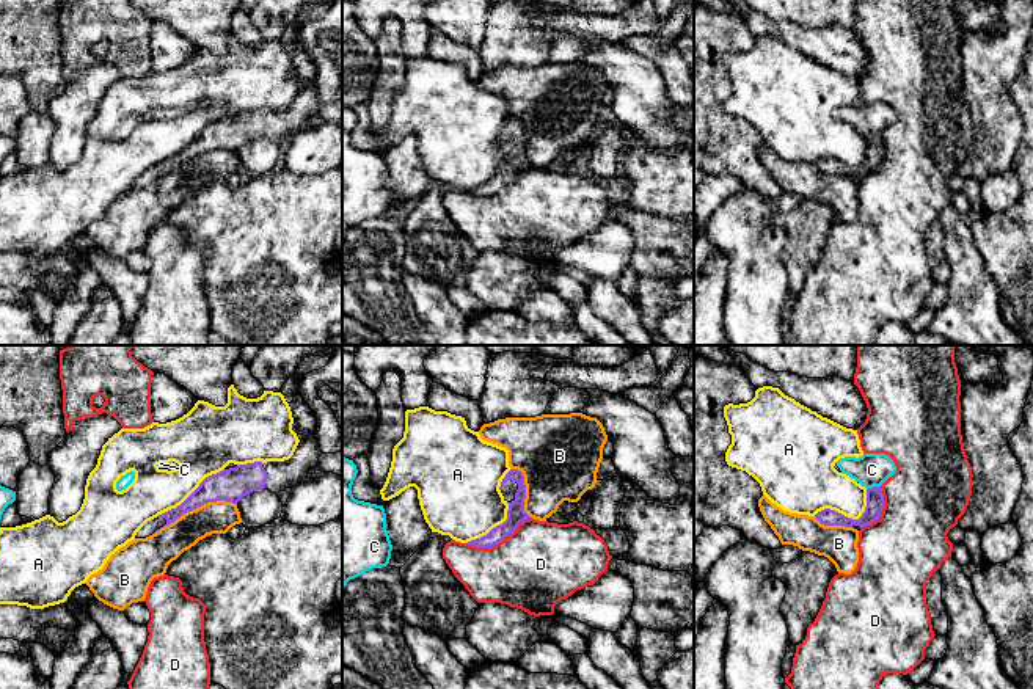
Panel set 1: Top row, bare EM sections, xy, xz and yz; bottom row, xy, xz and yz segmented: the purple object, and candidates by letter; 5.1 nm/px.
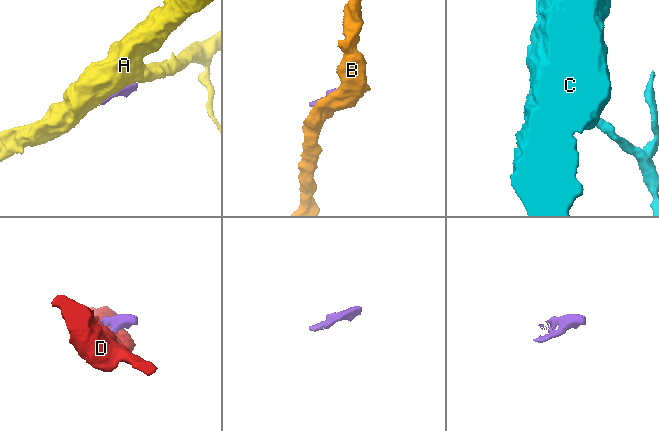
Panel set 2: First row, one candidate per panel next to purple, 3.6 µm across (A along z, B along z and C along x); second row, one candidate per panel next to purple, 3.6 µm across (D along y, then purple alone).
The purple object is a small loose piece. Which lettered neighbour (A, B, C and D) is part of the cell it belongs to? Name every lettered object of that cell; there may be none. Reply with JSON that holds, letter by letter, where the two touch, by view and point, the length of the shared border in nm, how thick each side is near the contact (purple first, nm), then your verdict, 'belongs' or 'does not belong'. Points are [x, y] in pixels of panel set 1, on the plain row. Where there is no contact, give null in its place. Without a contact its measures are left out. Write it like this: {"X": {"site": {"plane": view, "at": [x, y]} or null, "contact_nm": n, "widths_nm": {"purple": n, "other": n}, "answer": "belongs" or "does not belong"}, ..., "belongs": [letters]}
{"A": {"site": {"plane": "yz", "at": [850, 167]}, "contact_nm": 320, "widths_nm": {"purple": 100, "other": 260}, "answer": "does not belong"}, "B": {"site": {"plane": "xy", "at": [195, 156]}, "contact_nm": 460, "widths_nm": {"purple": 170, "other": 170}, "answer": "does not belong"}, "C": {"site": {"plane": "yz", "at": [873, 135]}, "contact_nm": 70, "widths_nm": {"purple": 100, "other": 180}, "answer": "does not belong"}, "D": {"site": {"plane": "xz", "at": [498, 190]}, "contact_nm": 360, "widths_nm": {"purple": 90, "other": 420}, "answer": "does not belong"}, "belongs": []}

